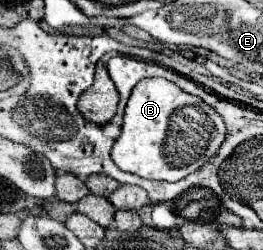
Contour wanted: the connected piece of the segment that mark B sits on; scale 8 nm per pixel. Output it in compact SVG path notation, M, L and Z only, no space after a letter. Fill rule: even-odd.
M141 79L141 83L133 87L131 97L127 101L123 129L113 145L111 159L121 171L129 171L145 179L179 181L201 169L207 159L213 159L217 155L221 143L225 141L225 133L227 127L221 115L211 105L205 107L205 101L201 101L199 97L185 93L181 87L167 79ZM181 107L201 107L201 111L209 115L209 147L205 147L205 159L201 159L201 163L193 163L193 167L173 167L173 163L169 163L169 151L165 151L165 139L169 139L169 123L173 123L173 115L177 115Z

